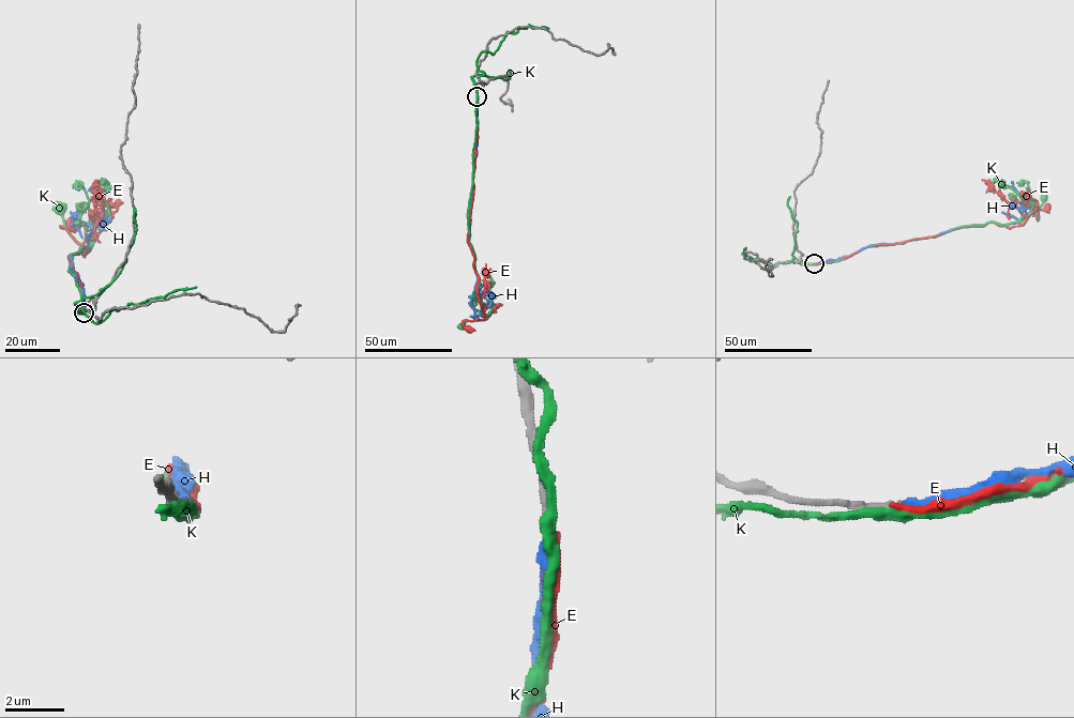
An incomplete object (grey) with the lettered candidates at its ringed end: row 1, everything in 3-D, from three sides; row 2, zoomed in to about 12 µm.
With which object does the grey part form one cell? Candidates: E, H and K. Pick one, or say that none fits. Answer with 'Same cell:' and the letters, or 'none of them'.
Same cell: H

